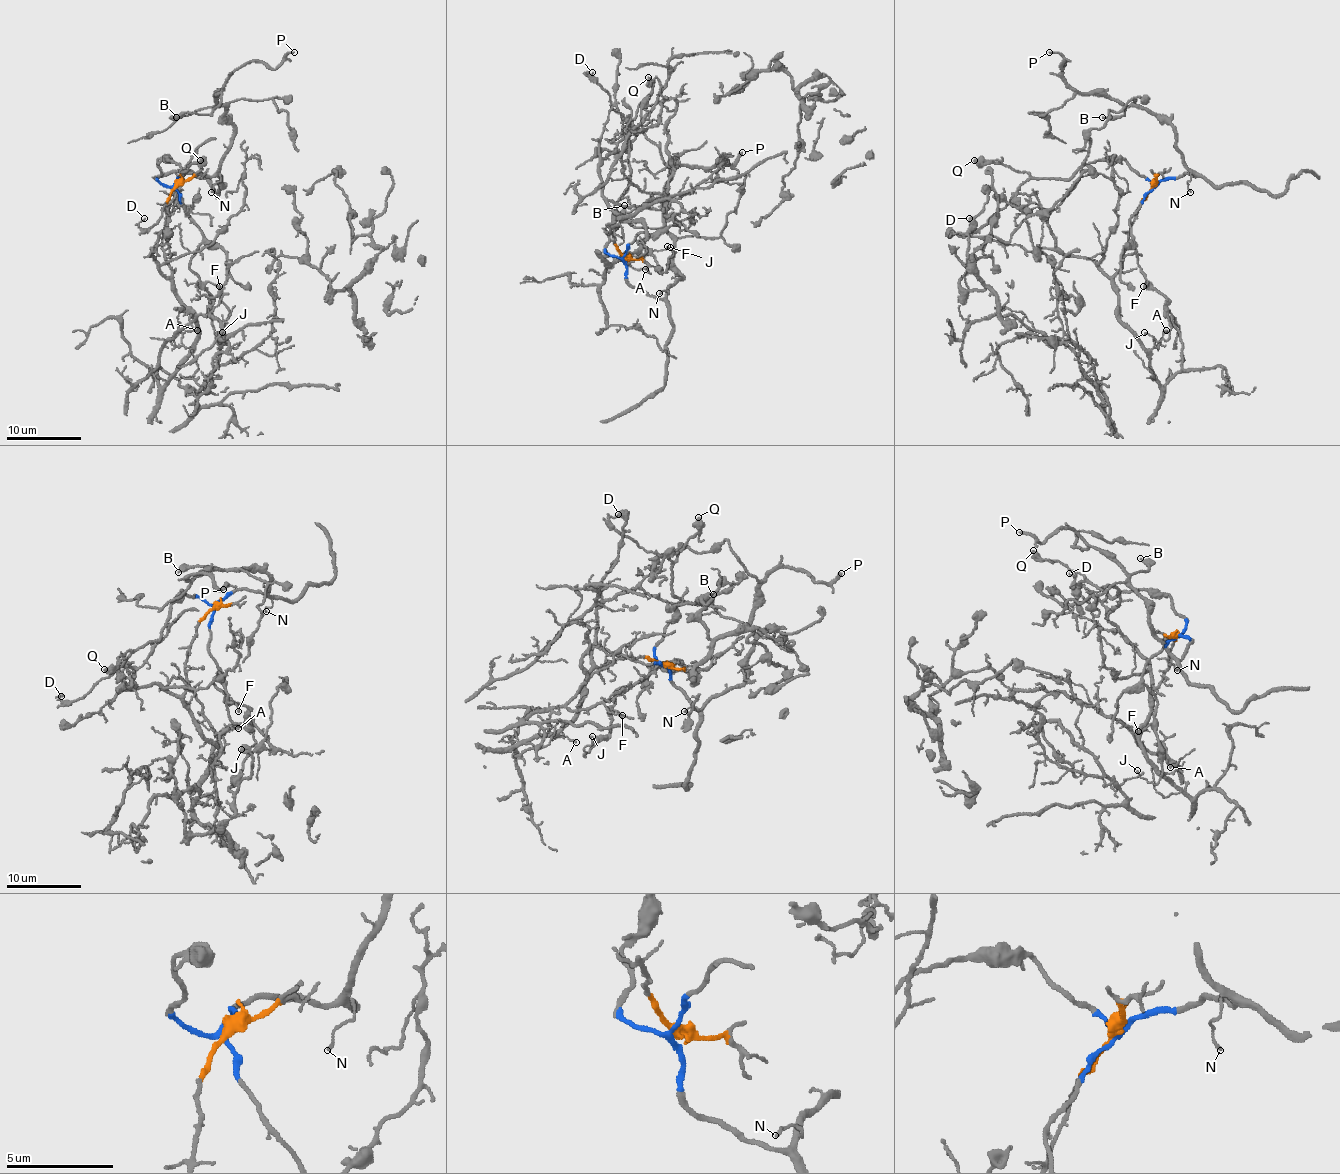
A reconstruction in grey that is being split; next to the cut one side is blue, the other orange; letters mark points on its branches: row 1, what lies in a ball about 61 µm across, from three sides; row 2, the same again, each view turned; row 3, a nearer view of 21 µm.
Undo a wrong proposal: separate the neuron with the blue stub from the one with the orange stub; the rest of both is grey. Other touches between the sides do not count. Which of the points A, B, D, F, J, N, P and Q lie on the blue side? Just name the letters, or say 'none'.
B, D, F, J, N, P, Q

